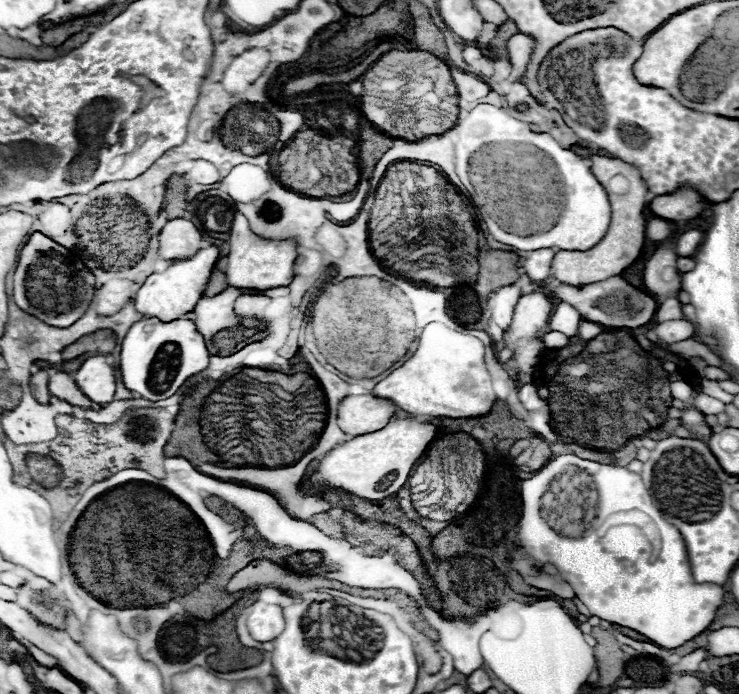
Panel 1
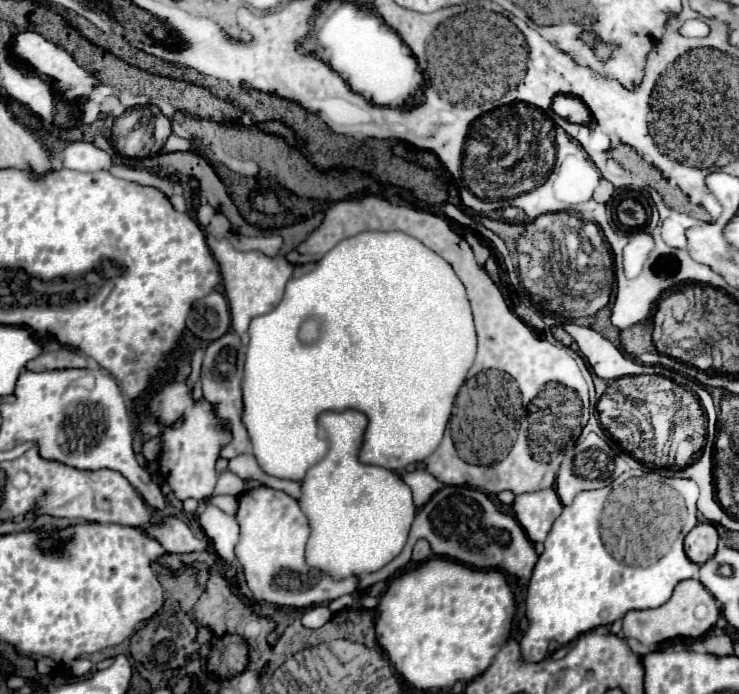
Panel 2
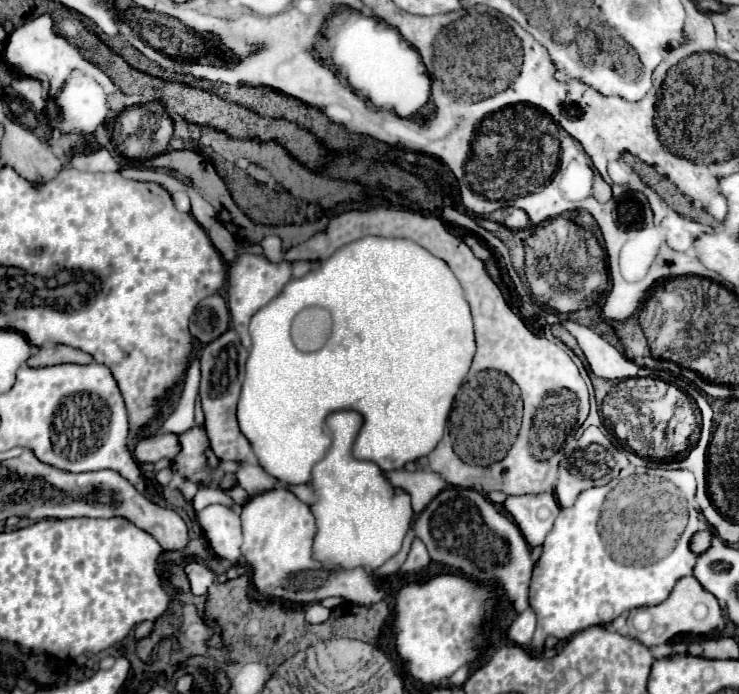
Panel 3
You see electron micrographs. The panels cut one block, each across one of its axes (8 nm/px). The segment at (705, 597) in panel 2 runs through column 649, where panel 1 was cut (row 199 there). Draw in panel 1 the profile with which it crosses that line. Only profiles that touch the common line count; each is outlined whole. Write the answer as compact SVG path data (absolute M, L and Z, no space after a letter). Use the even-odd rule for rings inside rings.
M592 156L592 162L594 162L592 172L594 172L594 176L598 176L598 182L606 188L610 204L612 204L610 228L608 228L606 236L594 248L584 250L584 252L560 250L552 262L552 276L558 282L578 286L578 288L622 274L640 256L644 240L646 240L646 220L642 214L644 206L646 206L646 200L644 200L646 186L642 184L640 172L616 158Z

